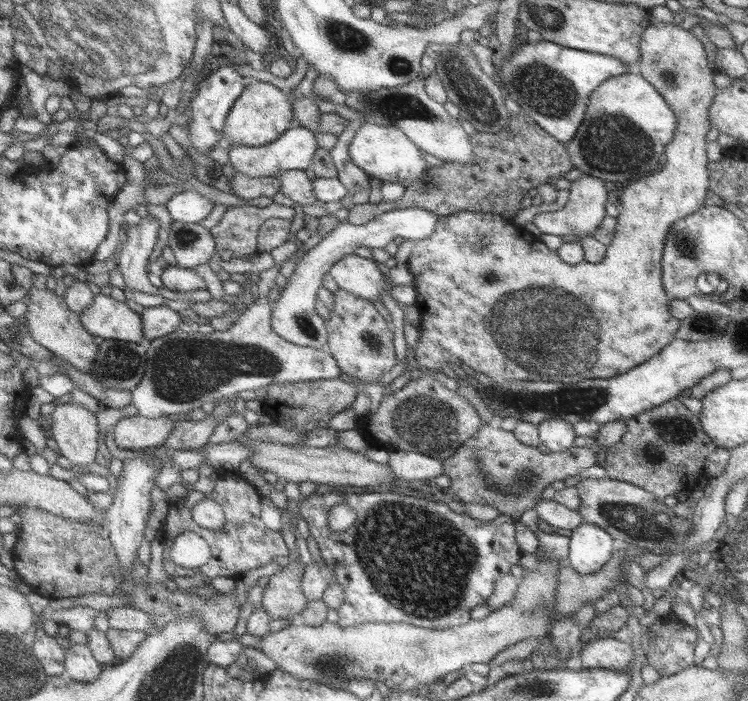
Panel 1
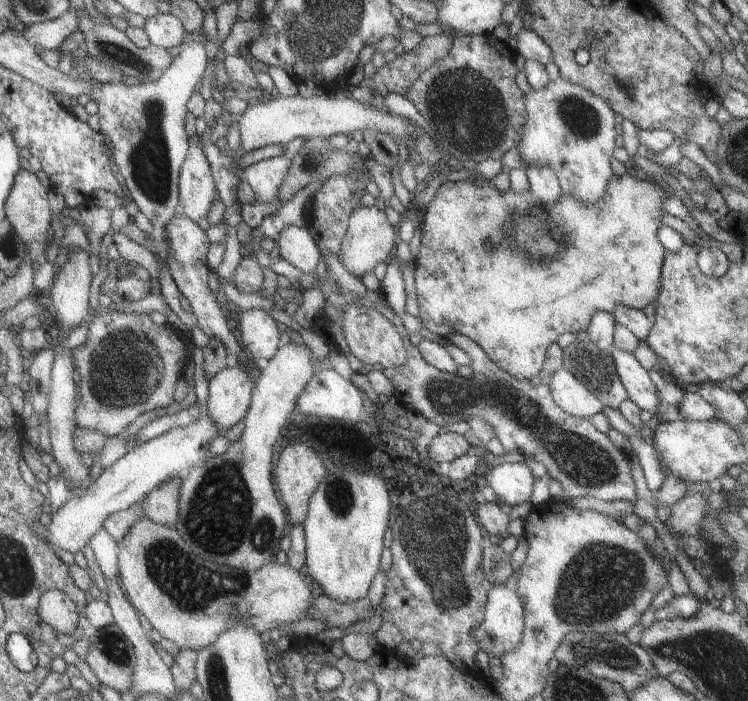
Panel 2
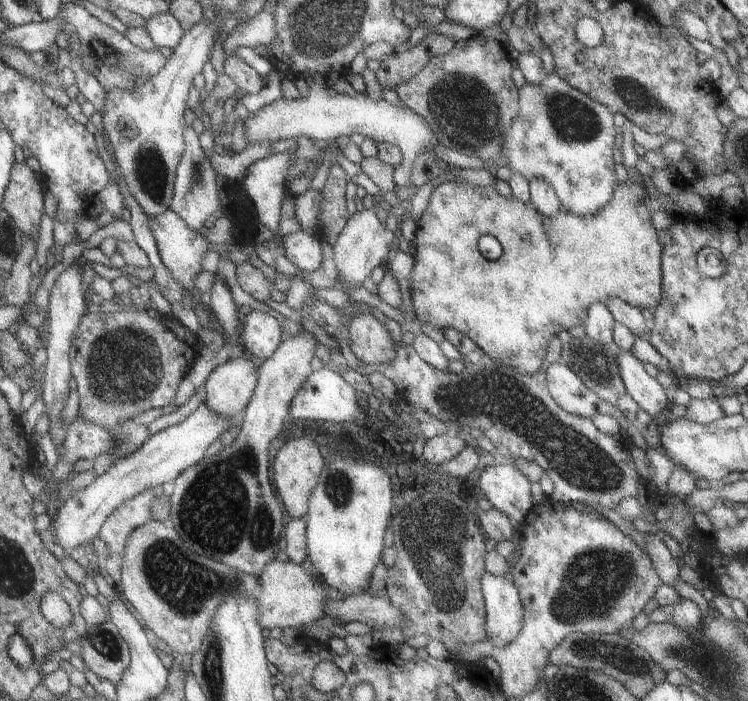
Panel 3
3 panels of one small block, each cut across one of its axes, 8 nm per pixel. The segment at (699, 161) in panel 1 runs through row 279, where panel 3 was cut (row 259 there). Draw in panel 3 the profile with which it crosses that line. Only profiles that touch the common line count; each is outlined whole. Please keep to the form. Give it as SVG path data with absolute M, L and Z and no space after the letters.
M457 178L445 180L445 182L437 184L437 186L435 185L430 190L426 208L423 210L420 218L414 222L416 228L412 241L415 253L412 258L411 274L409 274L414 318L438 330L453 328L459 334L469 338L489 358L495 359L497 362L501 362L501 364L506 364L509 368L517 370L519 374L527 374L527 376L535 374L539 367L543 367L542 356L545 354L545 346L547 346L549 338L557 337L561 330L569 330L569 328L581 324L587 308L591 304L605 304L607 298L619 298L619 300L626 302L629 306L638 308L640 311L645 310L645 308L654 309L659 304L659 300L661 300L661 243L657 241L657 230L649 222L649 214L651 212L644 206L645 197L654 194L655 192L649 184L641 186L641 184L629 181L617 182L613 192L611 192L611 198L607 200L607 204L601 206L595 214L591 214L591 216L572 216L569 212L565 212L563 208L559 208L559 212L553 218L545 218L545 216L535 212L533 206L528 204L528 202L523 204L523 202L513 196L505 198L499 195L492 186L475 186Z

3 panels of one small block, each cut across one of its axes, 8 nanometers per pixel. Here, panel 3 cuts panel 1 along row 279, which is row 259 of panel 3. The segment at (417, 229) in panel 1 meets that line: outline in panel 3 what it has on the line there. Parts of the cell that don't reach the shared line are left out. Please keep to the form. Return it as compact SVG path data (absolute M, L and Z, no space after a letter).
M296 229L281 237L280 253L299 270L313 272L321 264L321 248L316 236Z

